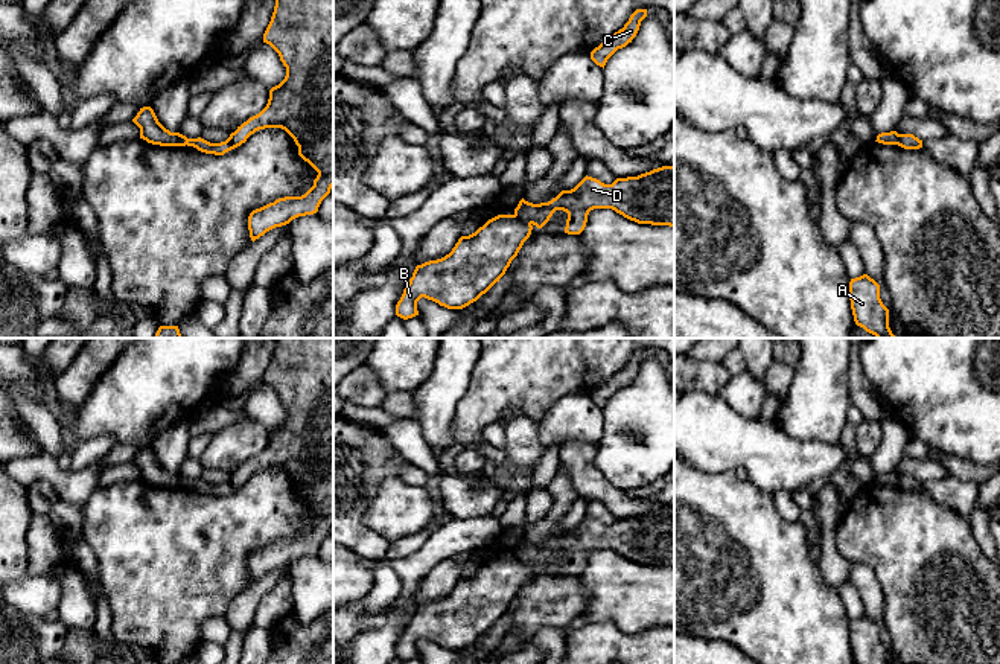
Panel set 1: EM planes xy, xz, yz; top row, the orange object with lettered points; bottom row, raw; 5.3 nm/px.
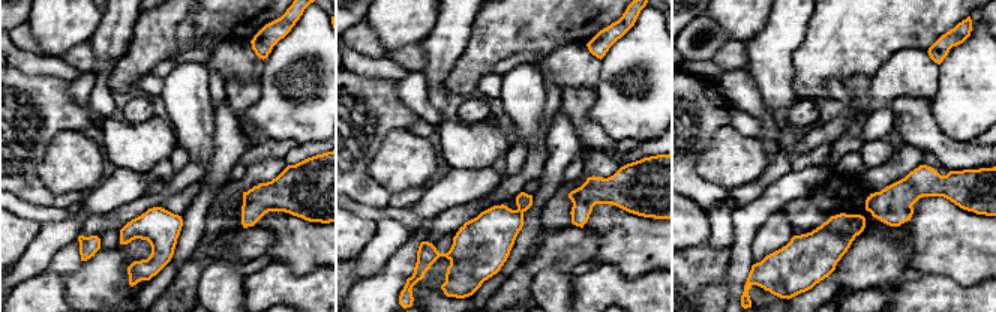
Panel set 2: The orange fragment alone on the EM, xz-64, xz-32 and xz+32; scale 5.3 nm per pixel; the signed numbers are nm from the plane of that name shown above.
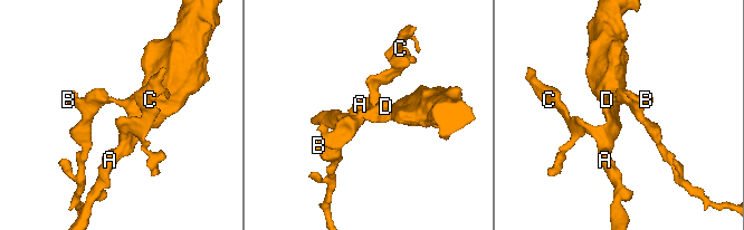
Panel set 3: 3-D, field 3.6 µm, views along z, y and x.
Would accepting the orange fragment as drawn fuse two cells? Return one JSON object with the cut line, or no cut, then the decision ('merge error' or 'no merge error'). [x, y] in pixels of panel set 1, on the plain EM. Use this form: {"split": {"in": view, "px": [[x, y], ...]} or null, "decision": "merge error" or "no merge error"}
{"split": {"in": "xz", "px": [[512, 556], [530, 565]]}, "decision": "merge error"}

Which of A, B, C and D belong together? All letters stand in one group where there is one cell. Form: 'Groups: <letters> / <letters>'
Groups: A C D / B

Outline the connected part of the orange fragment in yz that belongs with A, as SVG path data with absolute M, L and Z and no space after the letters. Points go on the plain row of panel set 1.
M868 615L851 620L849 641L855 664L889 664L889 650L880 640L880 626Z

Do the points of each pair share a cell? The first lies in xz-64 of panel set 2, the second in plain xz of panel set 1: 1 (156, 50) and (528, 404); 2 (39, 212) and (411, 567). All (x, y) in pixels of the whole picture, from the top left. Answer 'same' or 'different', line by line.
1: same
2: same

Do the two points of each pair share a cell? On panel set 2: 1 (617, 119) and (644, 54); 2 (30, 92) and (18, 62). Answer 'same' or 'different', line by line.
1: same
2: different

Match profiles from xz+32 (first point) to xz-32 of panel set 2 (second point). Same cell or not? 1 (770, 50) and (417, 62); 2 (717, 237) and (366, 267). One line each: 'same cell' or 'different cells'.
1: different cells
2: same cell

